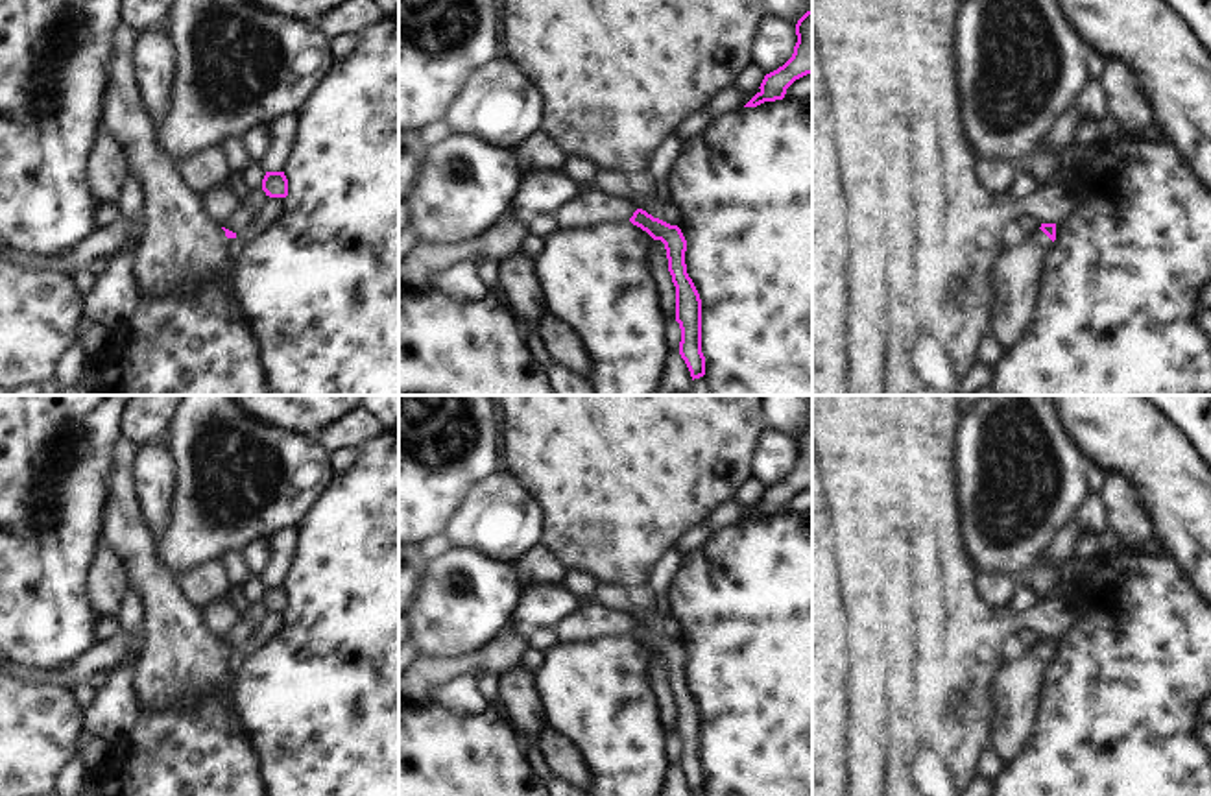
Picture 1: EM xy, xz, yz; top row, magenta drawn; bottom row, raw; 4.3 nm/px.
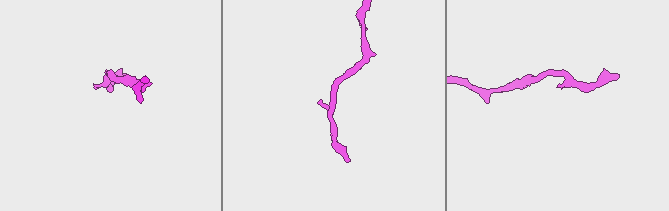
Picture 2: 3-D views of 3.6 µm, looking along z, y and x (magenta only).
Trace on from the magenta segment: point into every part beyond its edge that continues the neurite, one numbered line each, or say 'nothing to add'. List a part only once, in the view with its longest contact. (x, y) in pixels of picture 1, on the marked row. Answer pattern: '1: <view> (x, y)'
1: xy (185, 250)

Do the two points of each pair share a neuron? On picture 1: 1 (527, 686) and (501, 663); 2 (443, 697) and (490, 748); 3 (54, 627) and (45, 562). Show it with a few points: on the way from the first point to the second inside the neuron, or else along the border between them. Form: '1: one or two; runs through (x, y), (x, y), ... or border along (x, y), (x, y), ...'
1: two; border along (523, 663), (499, 678)
2: two; border along (436, 704), (460, 715), (480, 715), (493, 710)
3: one; runs through (45, 610), (45, 578)

